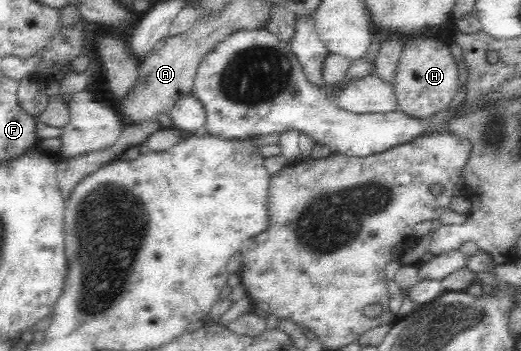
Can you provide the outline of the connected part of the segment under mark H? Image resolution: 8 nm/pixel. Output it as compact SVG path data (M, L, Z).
M421 34L404 40L394 75L394 94L401 111L417 120L426 120L445 110L460 87L457 66L449 43L439 39L437 34Z

